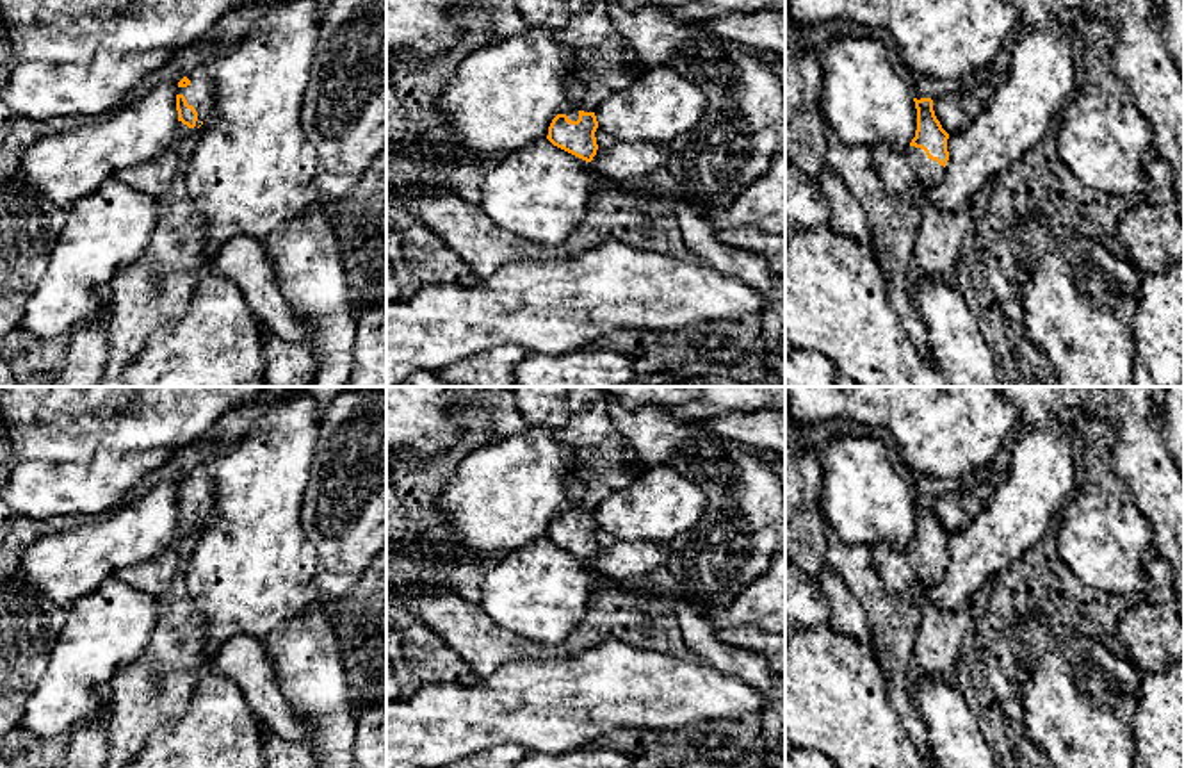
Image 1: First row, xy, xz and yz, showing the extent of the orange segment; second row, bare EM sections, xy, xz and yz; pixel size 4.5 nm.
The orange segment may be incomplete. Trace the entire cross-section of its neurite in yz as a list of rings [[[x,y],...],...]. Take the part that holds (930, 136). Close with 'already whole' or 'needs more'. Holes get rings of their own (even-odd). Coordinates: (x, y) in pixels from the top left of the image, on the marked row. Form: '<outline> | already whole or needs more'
[[[913,98],[917,109],[917,130],[910,146],[897,153],[888,146],[878,146],[872,166],[890,194],[903,196],[910,187],[924,191],[935,187],[944,176],[949,160],[949,134],[942,128],[933,110],[931,98]]] | needs more

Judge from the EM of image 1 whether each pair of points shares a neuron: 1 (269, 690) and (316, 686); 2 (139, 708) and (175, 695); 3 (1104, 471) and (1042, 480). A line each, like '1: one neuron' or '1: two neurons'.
1: two neurons
2: one neuron
3: two neurons

